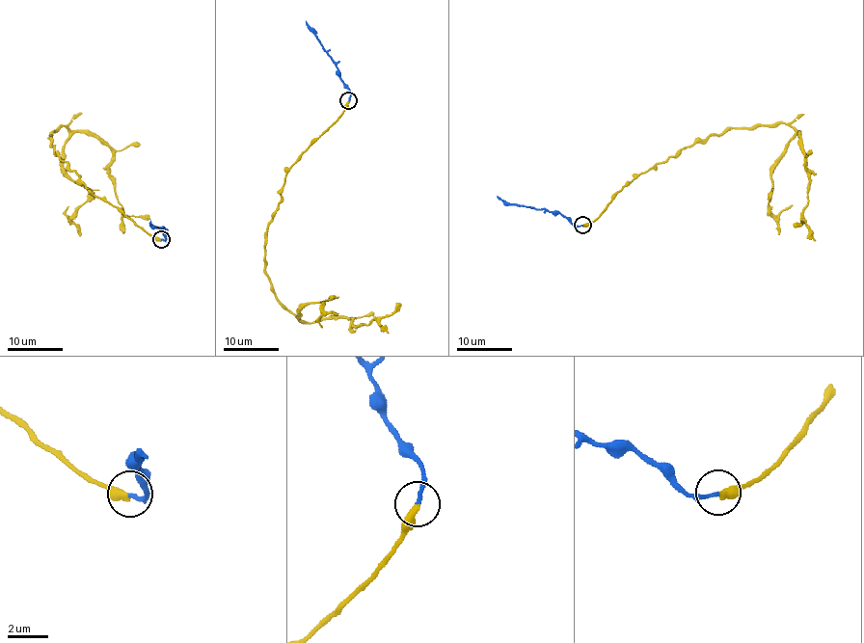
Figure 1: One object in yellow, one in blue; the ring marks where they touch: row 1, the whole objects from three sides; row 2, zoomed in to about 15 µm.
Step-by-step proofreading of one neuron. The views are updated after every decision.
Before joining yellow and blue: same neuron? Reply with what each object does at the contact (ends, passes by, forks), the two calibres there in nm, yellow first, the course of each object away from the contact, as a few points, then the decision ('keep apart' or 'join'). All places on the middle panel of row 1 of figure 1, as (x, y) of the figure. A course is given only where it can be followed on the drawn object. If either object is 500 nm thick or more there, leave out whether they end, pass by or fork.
yellow ends; blue ends; calibres 380 and 160 nm; course yellow (349, 101), (286, 174), (266, 234), (264, 274), (271, 290), (304, 322), (367, 325), (399, 303); course blue (349, 101), (351, 92), (340, 77), (337, 63), (306, 20); join

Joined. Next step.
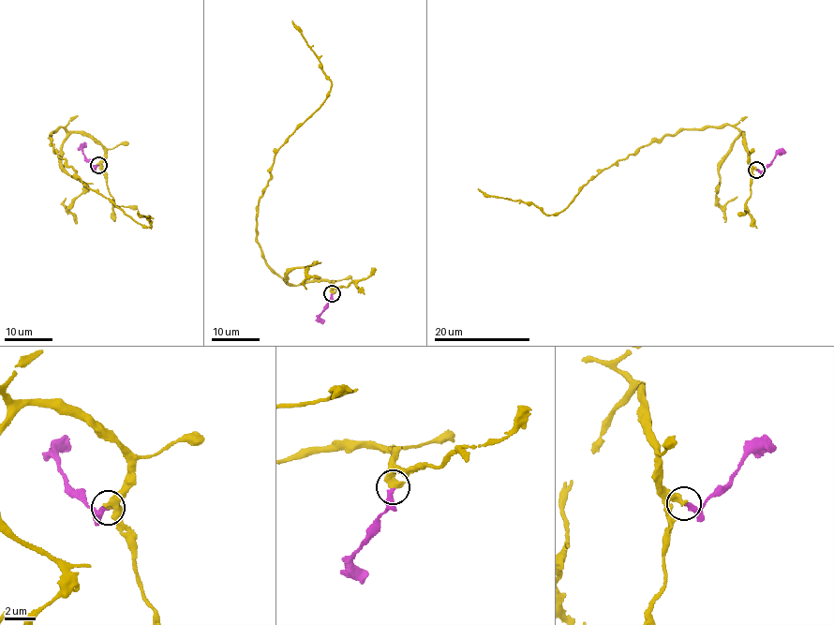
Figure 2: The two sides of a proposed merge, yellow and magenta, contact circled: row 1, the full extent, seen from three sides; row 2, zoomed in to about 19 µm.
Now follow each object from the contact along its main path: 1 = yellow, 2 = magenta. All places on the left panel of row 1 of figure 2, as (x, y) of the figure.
1: (97, 166), (104, 148), (63, 127), (53, 130), (52, 145), (84, 184), (152, 227), (151, 217), (138, 210)
2: (97, 165), (95, 166), (83, 153), (81, 148), (84, 145)

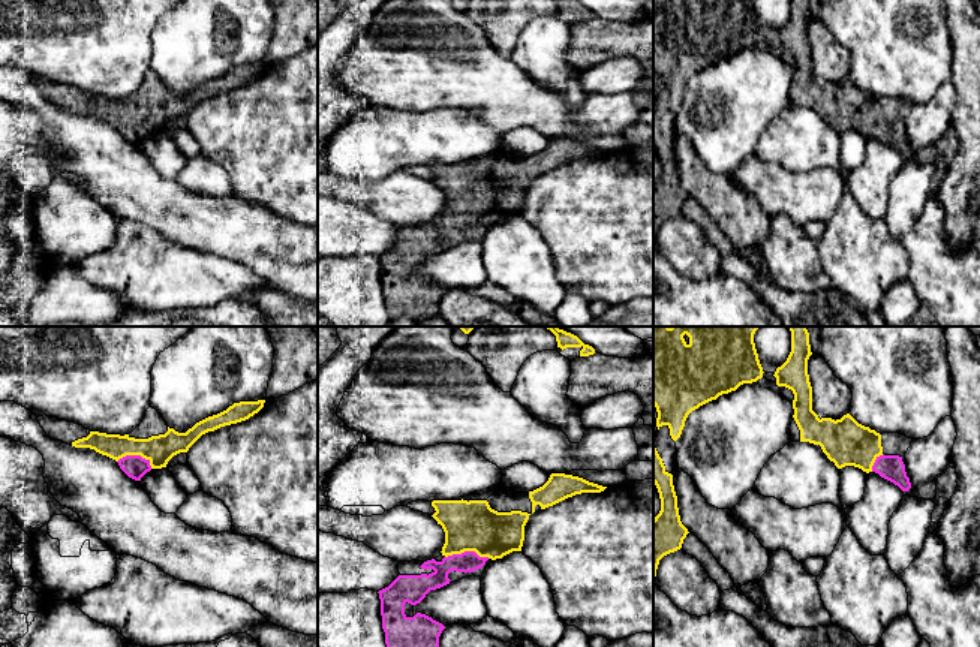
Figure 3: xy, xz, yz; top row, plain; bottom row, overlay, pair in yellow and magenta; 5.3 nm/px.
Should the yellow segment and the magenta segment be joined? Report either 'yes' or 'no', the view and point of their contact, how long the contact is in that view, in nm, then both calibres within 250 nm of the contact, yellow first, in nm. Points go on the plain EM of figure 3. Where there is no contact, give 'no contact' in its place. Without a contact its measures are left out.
yes; meets yellow in xz at (468, 214); contact 240 nm long; 280 nm thick on the yellow side, 110 nm on the other

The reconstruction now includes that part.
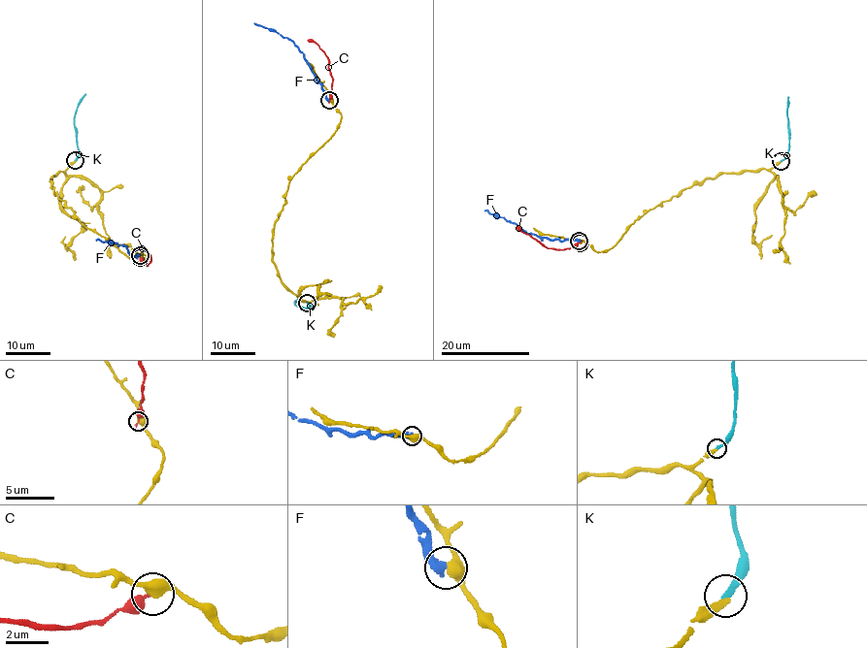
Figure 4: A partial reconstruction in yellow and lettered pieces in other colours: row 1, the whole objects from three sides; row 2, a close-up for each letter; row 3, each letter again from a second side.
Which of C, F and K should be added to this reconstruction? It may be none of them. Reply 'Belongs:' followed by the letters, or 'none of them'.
Belongs: K

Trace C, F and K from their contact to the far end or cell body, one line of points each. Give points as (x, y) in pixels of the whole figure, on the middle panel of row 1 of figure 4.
C: (330, 100), (332, 86), (325, 53), (316, 43), (307, 40)
F: (329, 100), (299, 47), (279, 33), (254, 22)
K: (307, 302), (308, 307), (294, 304), (298, 298)

